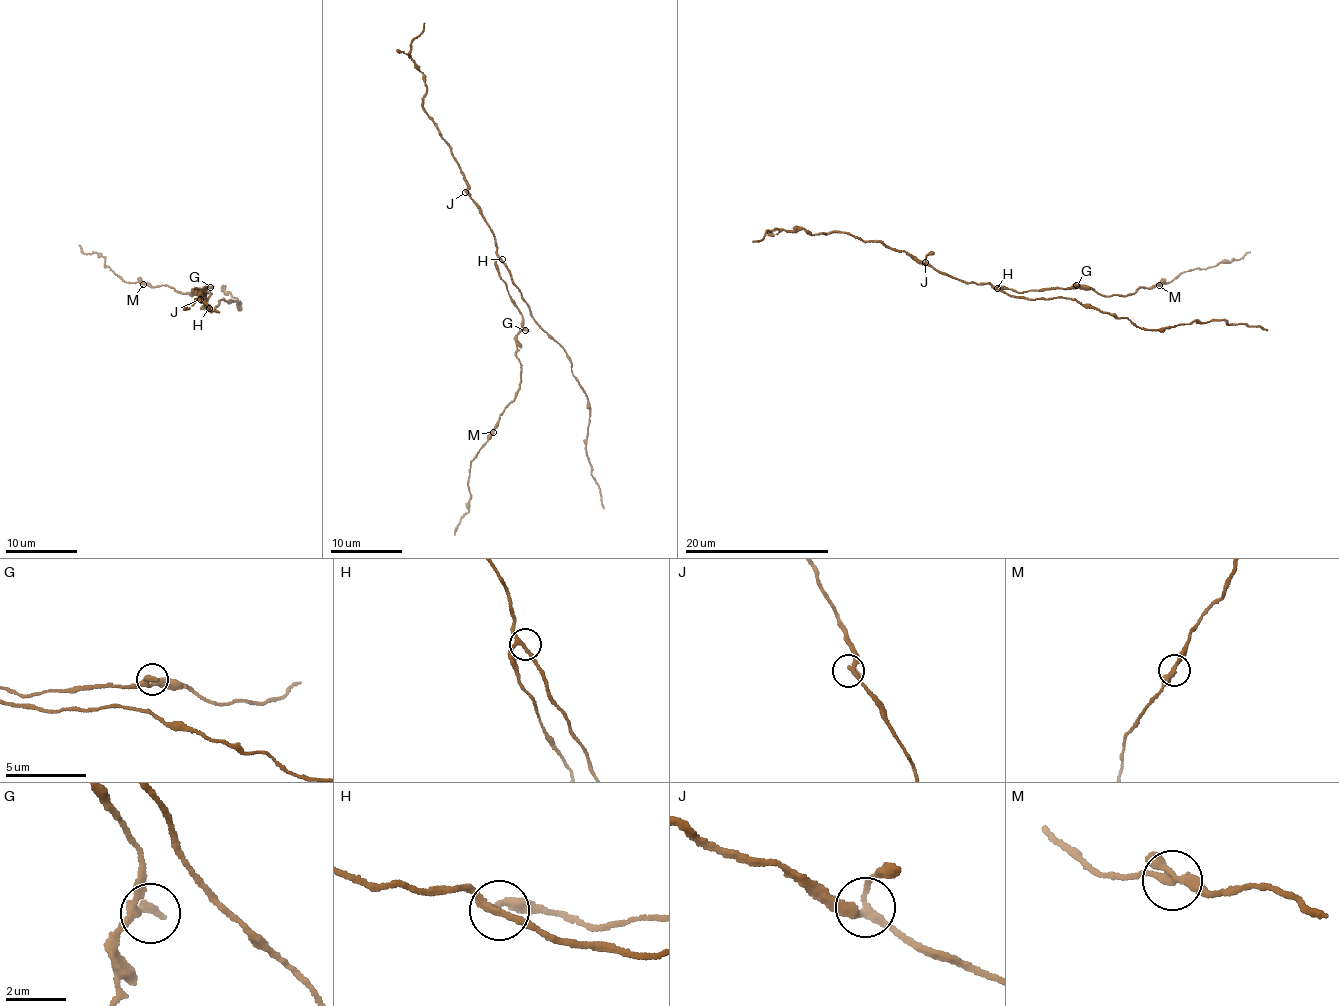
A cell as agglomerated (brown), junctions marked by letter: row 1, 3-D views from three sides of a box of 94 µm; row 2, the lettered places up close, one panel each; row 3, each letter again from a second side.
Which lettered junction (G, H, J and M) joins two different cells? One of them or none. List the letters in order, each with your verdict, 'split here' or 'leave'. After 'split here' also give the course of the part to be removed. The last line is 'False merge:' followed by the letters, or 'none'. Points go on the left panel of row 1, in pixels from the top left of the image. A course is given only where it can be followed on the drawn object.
G: leave
H: leave
J: leave
M: leave
False merge: none

